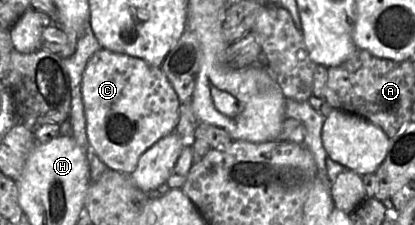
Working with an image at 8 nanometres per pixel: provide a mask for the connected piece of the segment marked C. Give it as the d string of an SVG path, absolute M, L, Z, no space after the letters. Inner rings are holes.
M104 48L88 61L82 78L86 133L91 149L110 170L133 173L142 154L175 131L179 101L160 67Z

